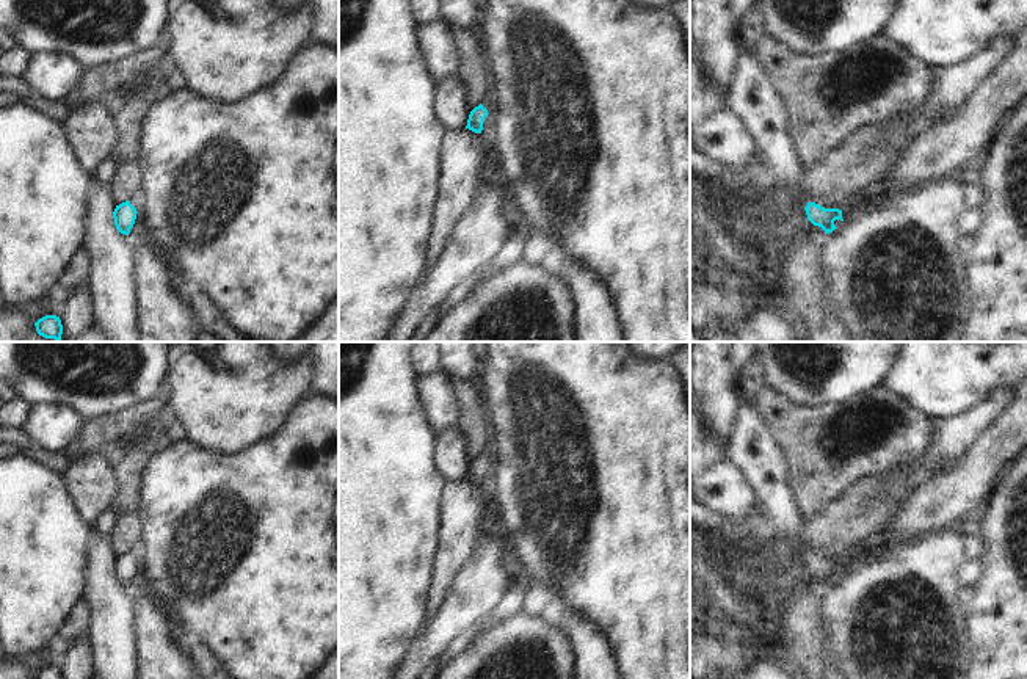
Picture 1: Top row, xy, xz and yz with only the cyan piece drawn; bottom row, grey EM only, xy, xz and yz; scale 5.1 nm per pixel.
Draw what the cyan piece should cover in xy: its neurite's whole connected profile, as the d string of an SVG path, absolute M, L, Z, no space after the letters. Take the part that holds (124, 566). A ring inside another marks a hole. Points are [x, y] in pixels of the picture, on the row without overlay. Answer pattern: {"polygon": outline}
{"polygon": "M138 541L129 552L116 557L113 569L114 577L121 585L130 585L130 580L133 579L136 571L136 565L143 561L143 550L143 544L141 541Z"}

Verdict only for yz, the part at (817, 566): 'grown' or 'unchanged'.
grown

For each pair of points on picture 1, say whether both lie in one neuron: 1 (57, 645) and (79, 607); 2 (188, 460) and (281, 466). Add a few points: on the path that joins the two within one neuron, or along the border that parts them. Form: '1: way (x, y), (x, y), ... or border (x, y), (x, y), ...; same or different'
1: way (65, 635), (77, 623), (77, 617); same
2: way (212, 468), (257, 468); same

